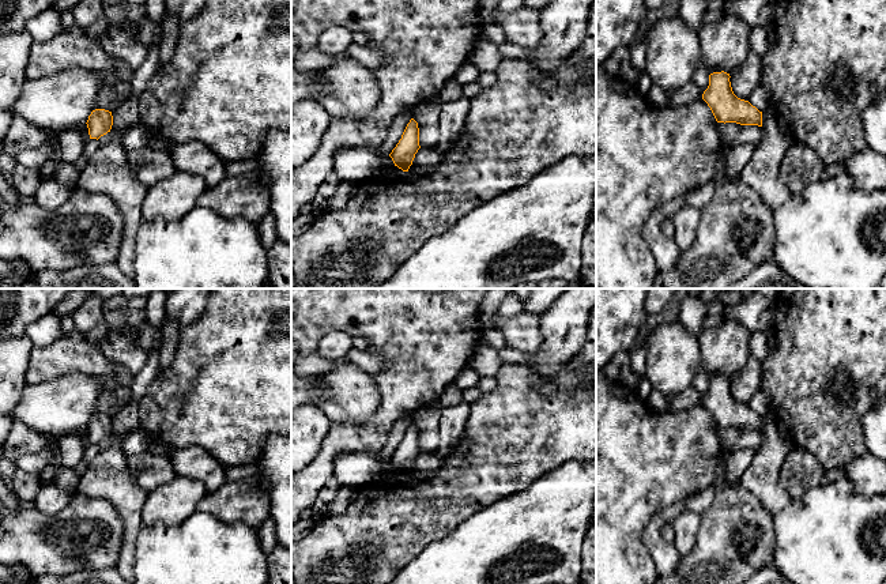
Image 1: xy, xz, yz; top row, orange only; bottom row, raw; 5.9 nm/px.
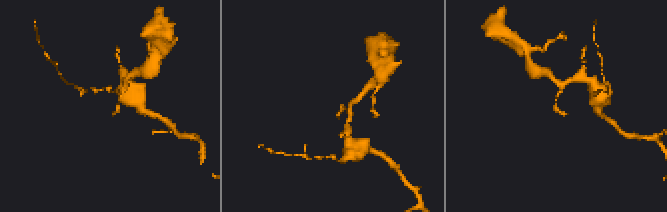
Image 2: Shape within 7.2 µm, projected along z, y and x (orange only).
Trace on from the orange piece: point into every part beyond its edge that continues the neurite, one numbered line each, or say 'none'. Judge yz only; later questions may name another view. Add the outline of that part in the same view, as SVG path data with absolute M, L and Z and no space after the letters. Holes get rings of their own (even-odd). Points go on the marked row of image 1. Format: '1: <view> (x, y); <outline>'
none

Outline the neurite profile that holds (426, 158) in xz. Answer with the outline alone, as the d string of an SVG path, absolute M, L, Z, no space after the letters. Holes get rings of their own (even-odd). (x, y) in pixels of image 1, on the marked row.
M421 147L415 154L412 165L410 166L410 173L426 172L441 163L444 152L436 147Z

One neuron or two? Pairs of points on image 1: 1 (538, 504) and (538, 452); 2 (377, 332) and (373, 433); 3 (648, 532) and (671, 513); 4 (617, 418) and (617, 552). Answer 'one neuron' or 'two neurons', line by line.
1: two neurons
2: one neuron
3: one neuron
4: one neuron

